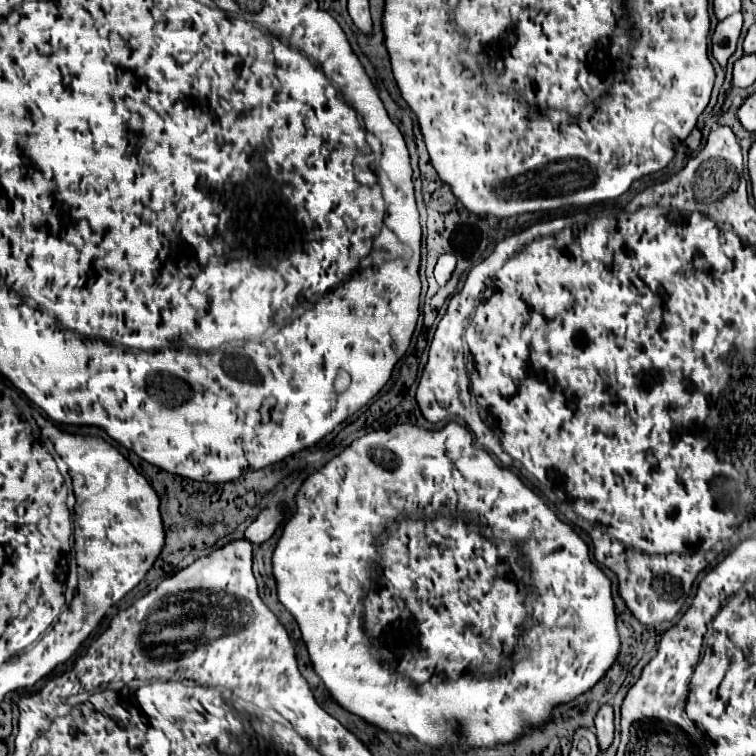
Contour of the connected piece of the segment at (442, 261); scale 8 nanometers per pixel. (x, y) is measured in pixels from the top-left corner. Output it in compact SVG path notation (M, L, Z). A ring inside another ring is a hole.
M442 254L442 256L438 258L436 268L434 268L436 282L438 282L440 286L444 286L444 284L450 280L454 268L456 268L456 256L454 256L454 254Z

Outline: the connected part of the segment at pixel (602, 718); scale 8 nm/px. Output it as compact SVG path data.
M604 704L598 710L594 722L596 722L596 736L598 736L600 750L606 750L614 736L614 708L612 708L612 704Z

